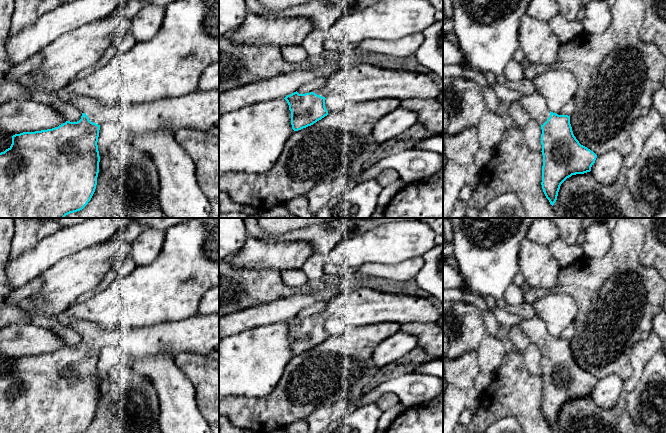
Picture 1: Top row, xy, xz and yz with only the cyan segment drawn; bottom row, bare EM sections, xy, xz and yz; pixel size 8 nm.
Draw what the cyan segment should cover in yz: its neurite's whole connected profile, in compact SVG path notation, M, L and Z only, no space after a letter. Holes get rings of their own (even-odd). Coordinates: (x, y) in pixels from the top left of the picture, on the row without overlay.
M537 315L518 325L542 353L542 413L553 430L561 408L572 399L591 395L597 379L581 369L573 358L570 340L551 336Z

